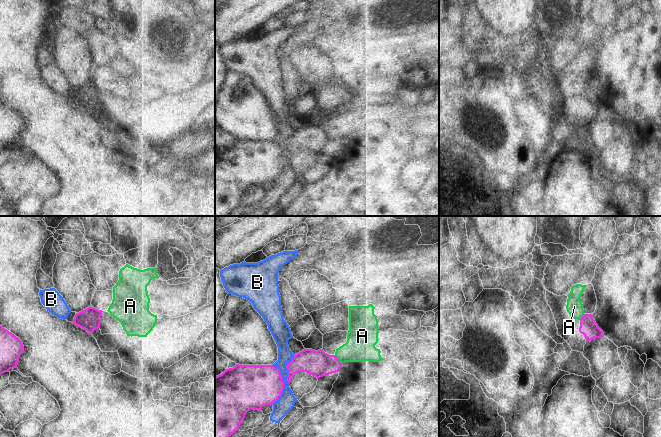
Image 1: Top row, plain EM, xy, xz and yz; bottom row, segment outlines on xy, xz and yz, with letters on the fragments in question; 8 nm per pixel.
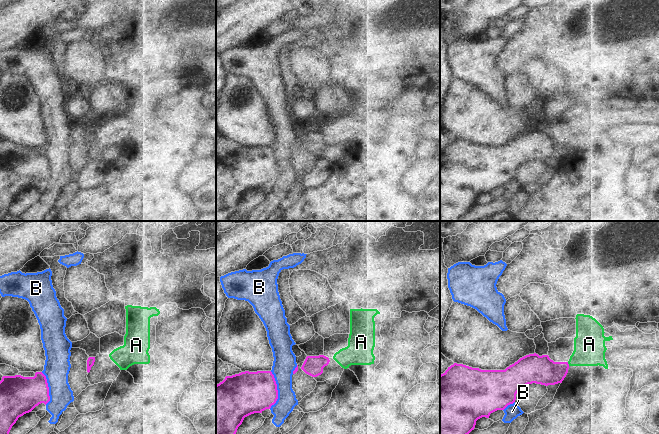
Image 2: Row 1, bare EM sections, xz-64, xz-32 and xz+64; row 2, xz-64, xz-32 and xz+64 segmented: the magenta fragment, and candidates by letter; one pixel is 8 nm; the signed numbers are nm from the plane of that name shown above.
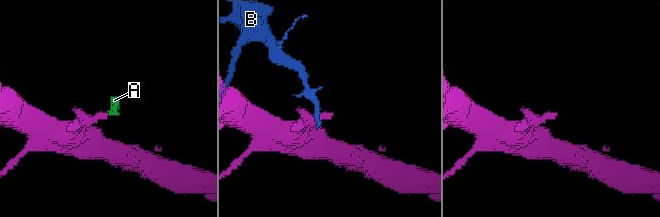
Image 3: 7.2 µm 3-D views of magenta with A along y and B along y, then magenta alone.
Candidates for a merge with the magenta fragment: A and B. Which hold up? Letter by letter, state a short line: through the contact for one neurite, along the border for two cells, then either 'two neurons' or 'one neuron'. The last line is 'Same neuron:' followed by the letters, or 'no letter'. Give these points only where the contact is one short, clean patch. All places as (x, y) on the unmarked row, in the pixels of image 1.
A: line xz (334, 131), (342, 139); two neurons
B: two neurons
Same neuron: no letter

